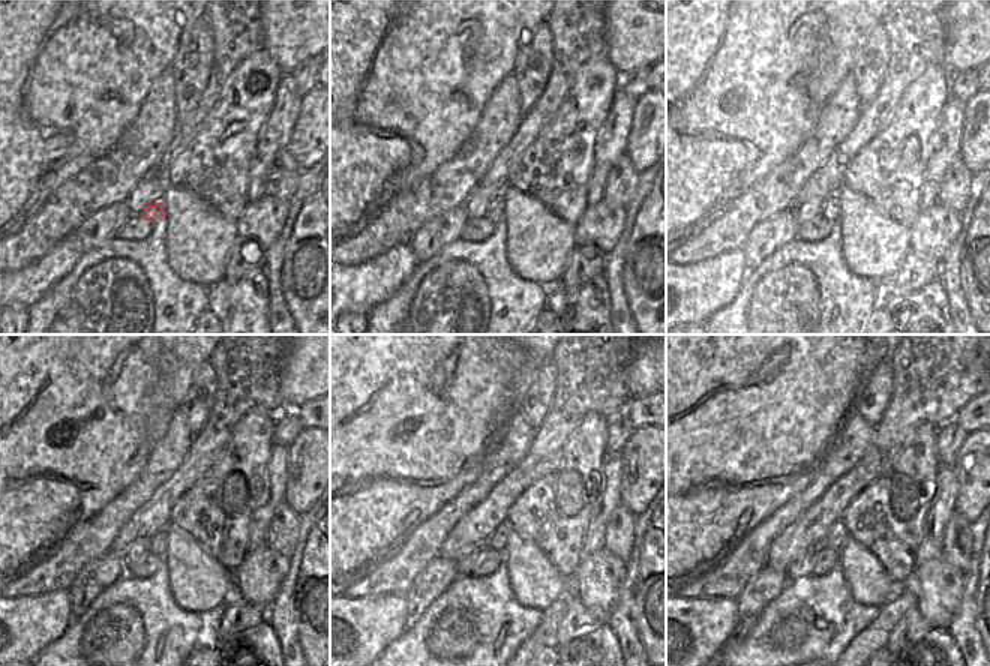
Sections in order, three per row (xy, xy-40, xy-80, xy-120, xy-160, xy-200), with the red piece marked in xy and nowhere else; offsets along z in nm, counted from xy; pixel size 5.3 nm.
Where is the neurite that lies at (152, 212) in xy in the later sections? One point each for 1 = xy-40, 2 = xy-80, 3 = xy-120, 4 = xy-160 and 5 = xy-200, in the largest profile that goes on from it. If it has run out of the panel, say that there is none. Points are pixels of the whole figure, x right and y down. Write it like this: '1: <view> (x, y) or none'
1: xy-40 (495, 212)
2: xy-80 (831, 209)
3: xy-120 (159, 542)
4: xy-160 (498, 540)
5: xy-200 (837, 533)

